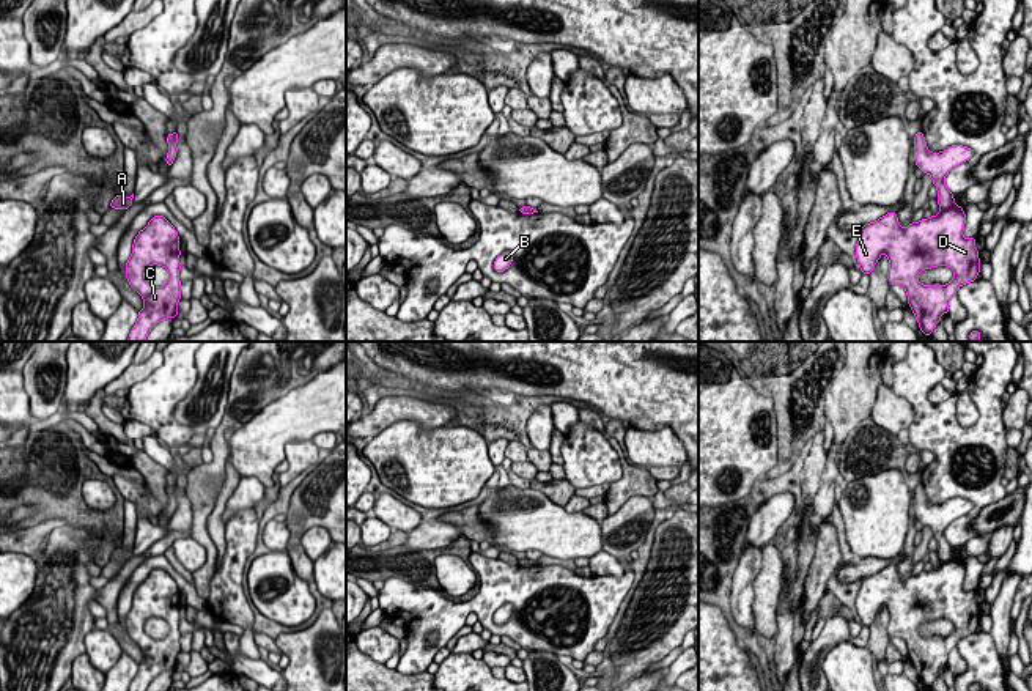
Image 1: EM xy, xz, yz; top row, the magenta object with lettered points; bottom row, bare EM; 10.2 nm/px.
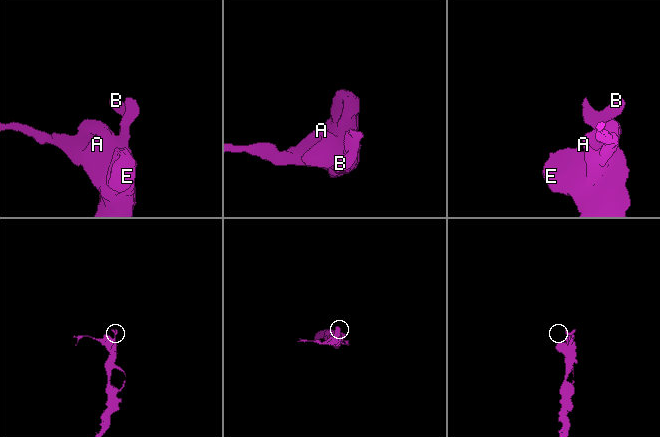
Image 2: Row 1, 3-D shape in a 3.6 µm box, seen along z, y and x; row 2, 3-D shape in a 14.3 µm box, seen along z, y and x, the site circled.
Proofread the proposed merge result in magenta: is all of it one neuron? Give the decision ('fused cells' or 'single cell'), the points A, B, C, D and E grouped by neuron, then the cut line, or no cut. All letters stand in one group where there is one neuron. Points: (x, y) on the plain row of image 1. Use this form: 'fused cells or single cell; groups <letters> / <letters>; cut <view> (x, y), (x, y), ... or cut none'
single cell; groups A B C D E; cut none

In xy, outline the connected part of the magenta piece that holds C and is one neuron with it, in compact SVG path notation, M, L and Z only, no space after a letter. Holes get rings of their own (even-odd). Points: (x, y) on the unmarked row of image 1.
M164 568L151 570L135 589L132 608L124 620L129 637L143 650L145 660L138 664L129 691L146 691L157 675L178 669L179 608L178 584ZM151 617L164 619L168 623L170 633L164 639L153 639L145 633L145 623Z

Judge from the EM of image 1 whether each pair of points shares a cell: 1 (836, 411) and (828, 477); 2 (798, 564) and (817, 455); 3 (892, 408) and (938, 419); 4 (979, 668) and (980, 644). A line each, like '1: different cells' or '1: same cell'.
1: different cells
2: same cell
3: different cells
4: same cell

